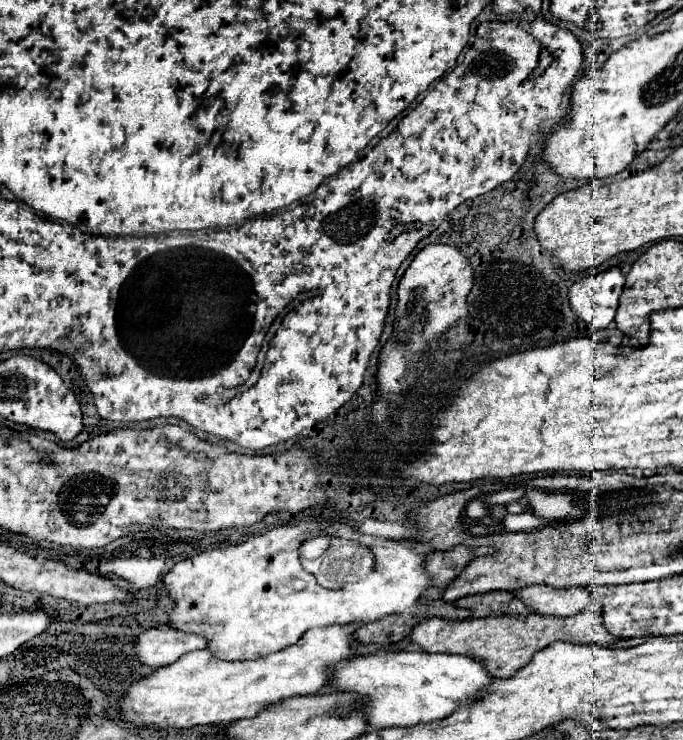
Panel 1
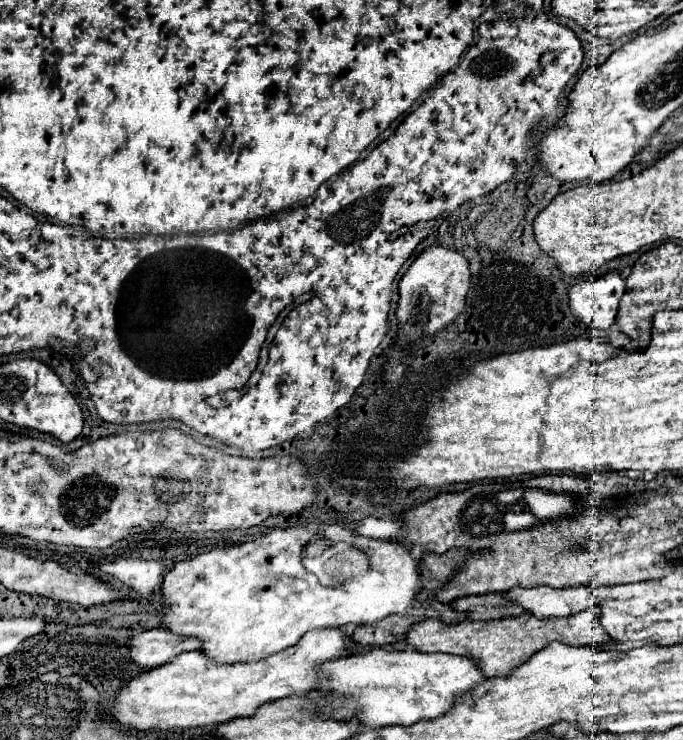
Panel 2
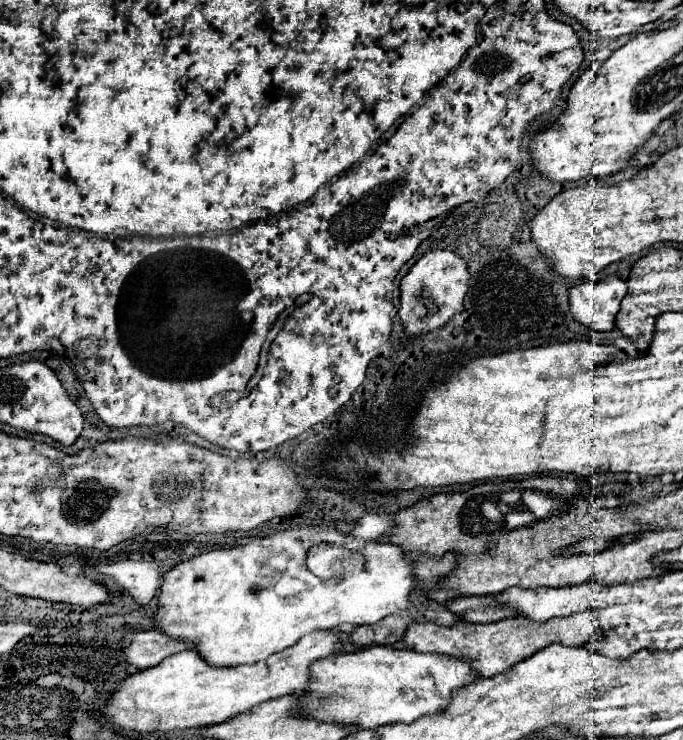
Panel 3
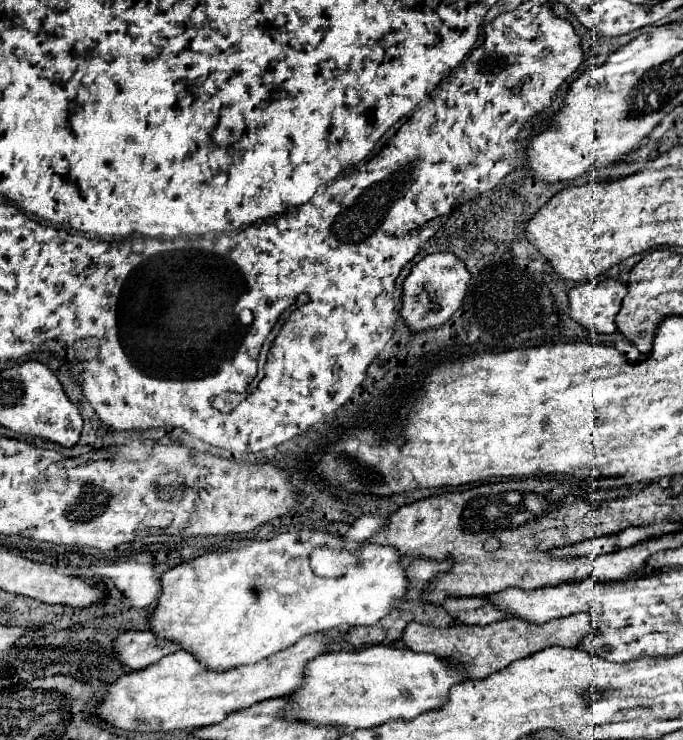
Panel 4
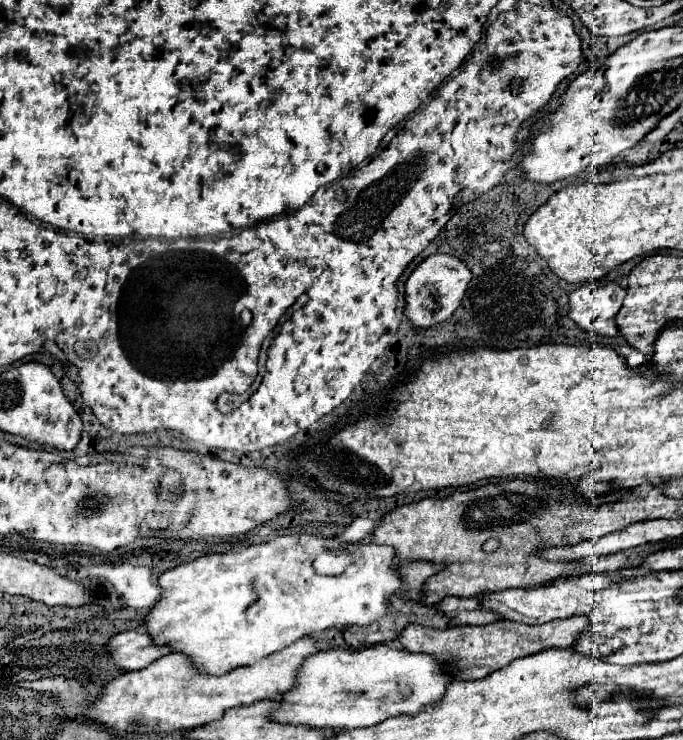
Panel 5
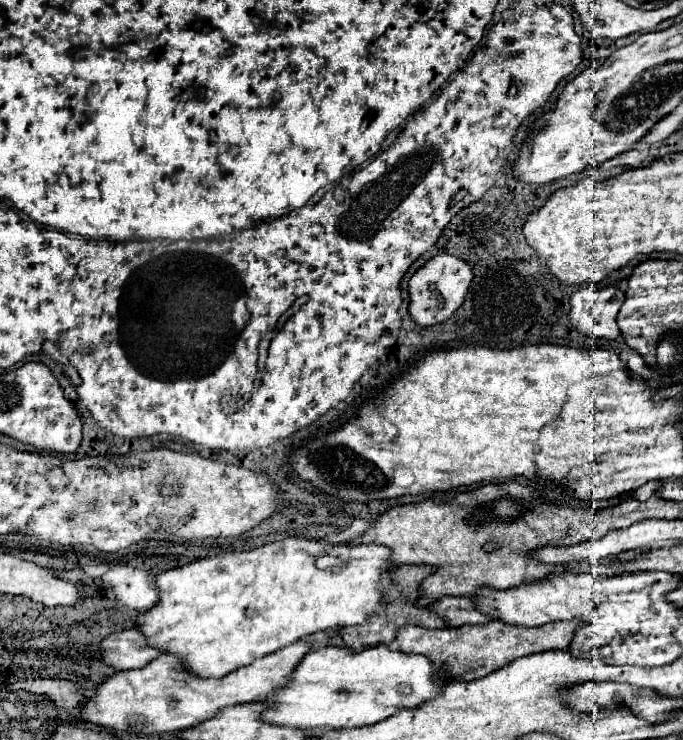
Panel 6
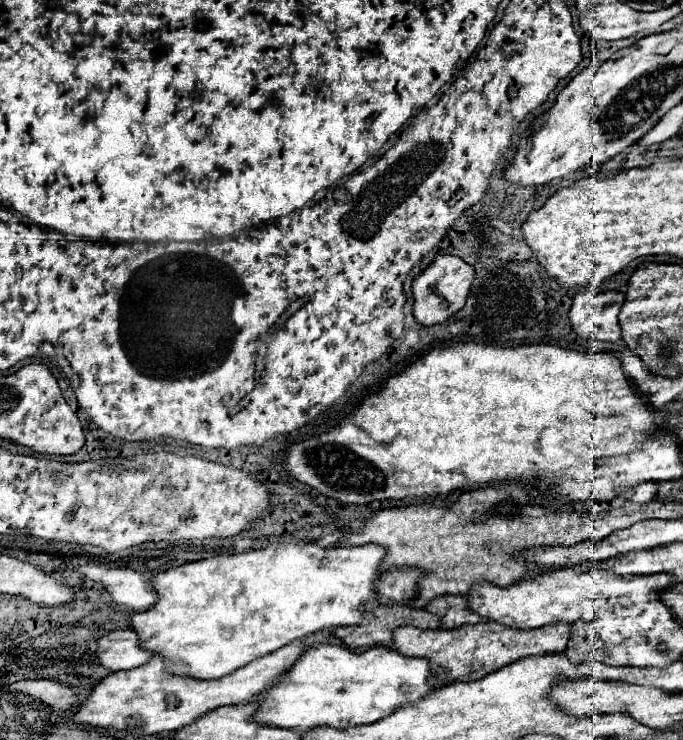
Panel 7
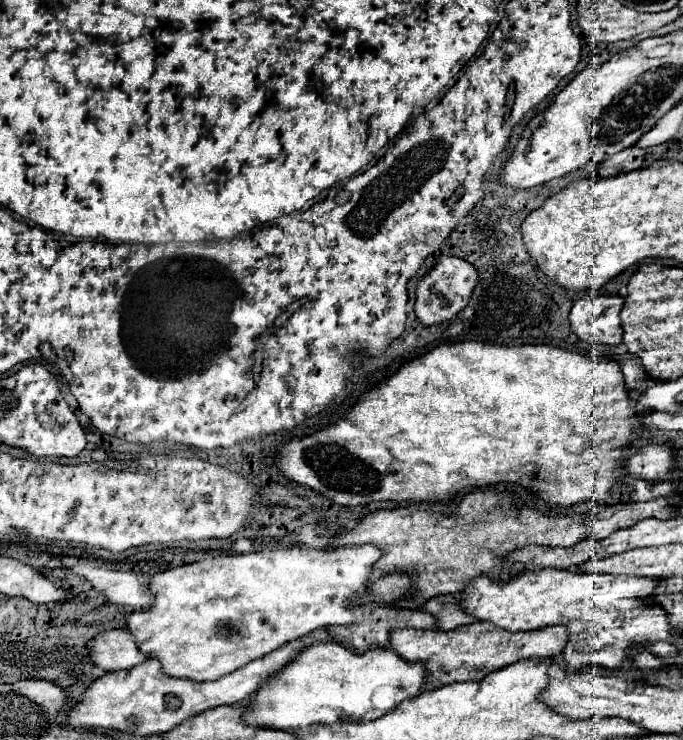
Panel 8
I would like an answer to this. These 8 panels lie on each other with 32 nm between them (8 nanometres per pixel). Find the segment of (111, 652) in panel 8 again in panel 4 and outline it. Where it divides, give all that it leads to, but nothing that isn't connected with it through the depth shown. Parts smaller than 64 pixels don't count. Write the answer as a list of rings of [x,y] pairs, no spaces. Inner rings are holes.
[[[124,632],[114,640],[116,658],[132,670],[142,670],[176,650],[180,648],[174,642],[160,640],[152,632]]]

